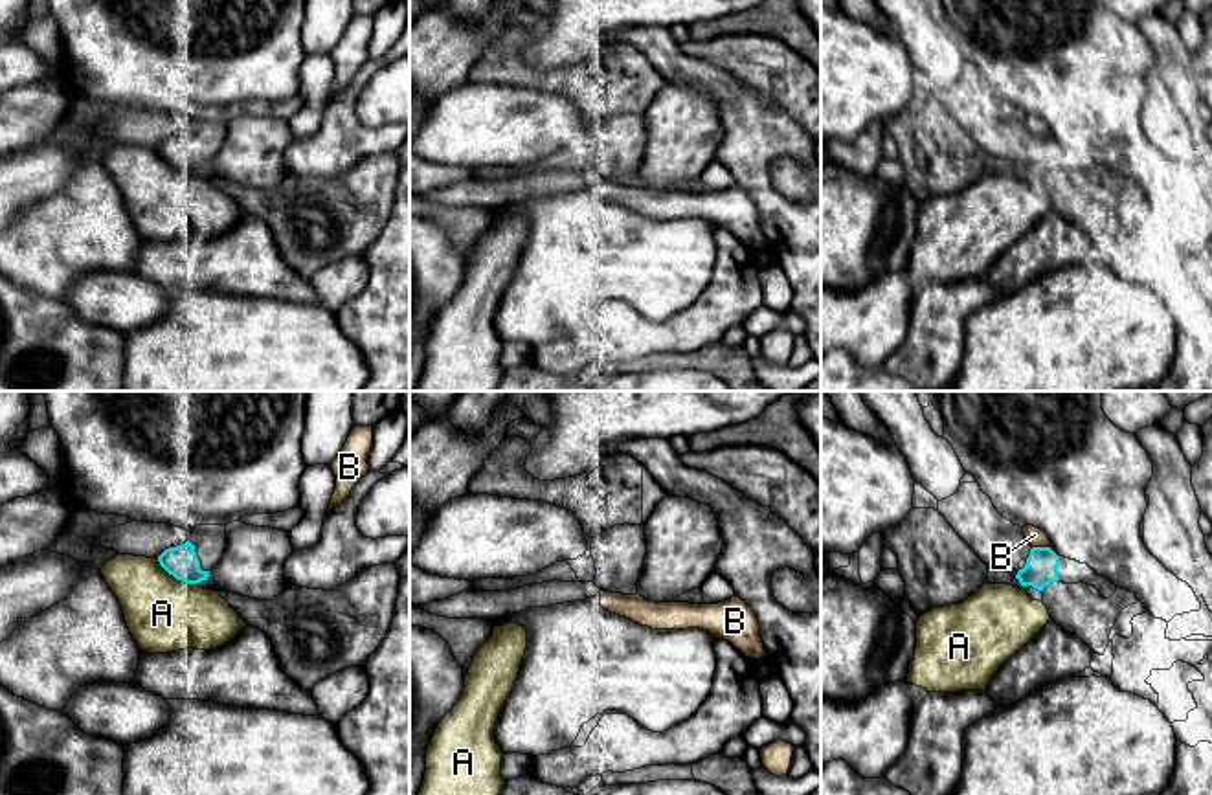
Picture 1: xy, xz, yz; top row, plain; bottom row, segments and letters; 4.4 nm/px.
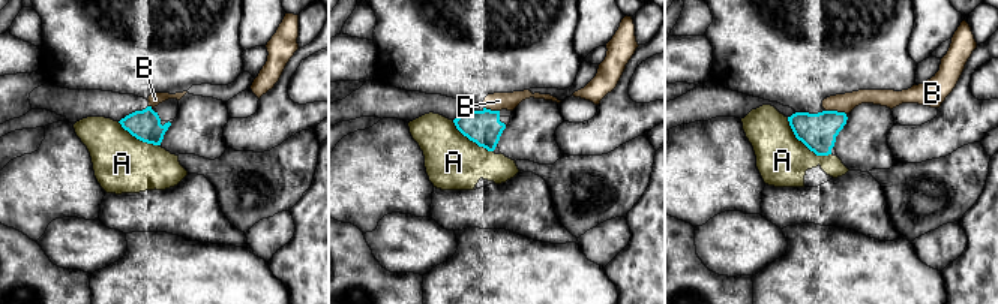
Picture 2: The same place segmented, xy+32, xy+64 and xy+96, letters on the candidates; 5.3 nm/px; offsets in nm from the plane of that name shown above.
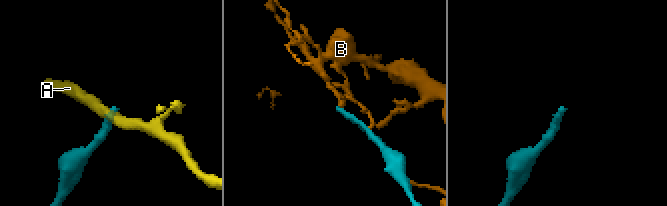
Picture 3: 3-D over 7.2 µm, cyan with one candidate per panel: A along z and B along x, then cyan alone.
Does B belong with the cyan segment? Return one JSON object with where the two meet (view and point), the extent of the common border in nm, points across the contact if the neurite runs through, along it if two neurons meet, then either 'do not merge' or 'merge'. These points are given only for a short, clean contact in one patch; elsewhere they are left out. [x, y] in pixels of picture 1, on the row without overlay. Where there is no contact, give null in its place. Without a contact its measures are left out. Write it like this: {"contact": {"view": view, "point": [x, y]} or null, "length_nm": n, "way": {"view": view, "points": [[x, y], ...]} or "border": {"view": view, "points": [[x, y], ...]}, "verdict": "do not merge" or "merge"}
{"contact": {"view": "yz", "point": [1042, 136]}, "length_nm": 80, "verdict": "do not merge"}

